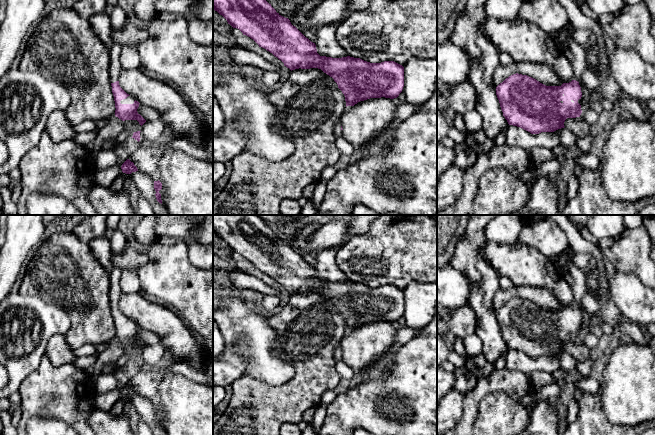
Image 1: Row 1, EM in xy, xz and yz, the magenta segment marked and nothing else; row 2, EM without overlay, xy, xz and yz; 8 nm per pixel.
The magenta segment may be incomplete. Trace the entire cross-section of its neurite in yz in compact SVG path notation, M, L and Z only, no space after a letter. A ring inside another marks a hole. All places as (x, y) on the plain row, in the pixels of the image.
M569 246L568 272L573 278L573 302L561 310L546 310L536 303L513 298L496 311L503 340L509 349L531 358L554 356L564 352L567 342L580 341L582 299L587 291L586 275L572 262Z

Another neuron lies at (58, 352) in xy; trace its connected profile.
M56 334L47 343L45 354L54 366L73 364L75 360L74 349L72 349L62 334Z

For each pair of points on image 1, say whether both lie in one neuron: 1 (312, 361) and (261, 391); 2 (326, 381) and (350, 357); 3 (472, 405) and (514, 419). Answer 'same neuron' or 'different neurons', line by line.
1: same neuron
2: different neurons
3: different neurons

